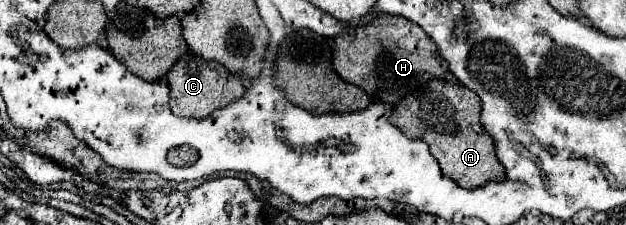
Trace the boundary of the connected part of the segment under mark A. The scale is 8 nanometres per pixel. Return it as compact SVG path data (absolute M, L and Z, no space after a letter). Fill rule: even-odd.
M429 79L421 91L403 97L395 105L391 123L397 125L409 139L425 141L431 155L439 161L445 177L465 189L473 189L491 179L501 181L505 177L503 165L493 149L493 139L479 123L479 113L481 101L471 89L447 79Z

